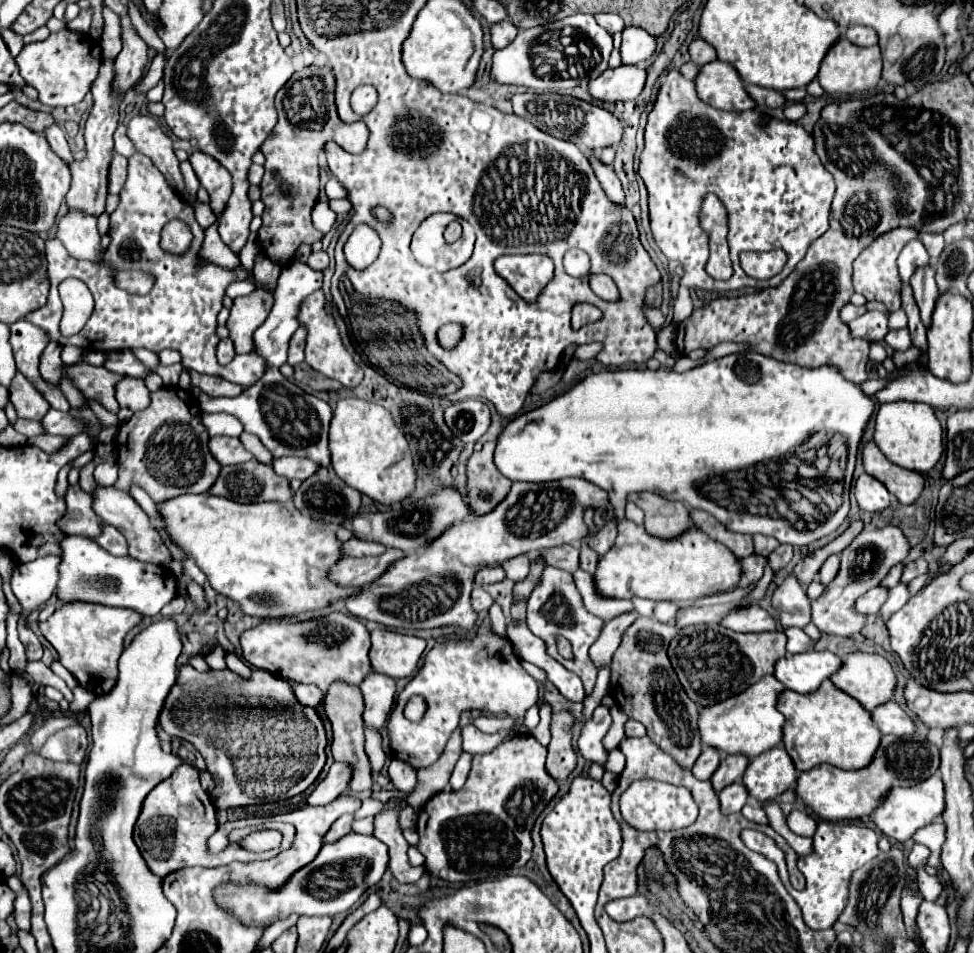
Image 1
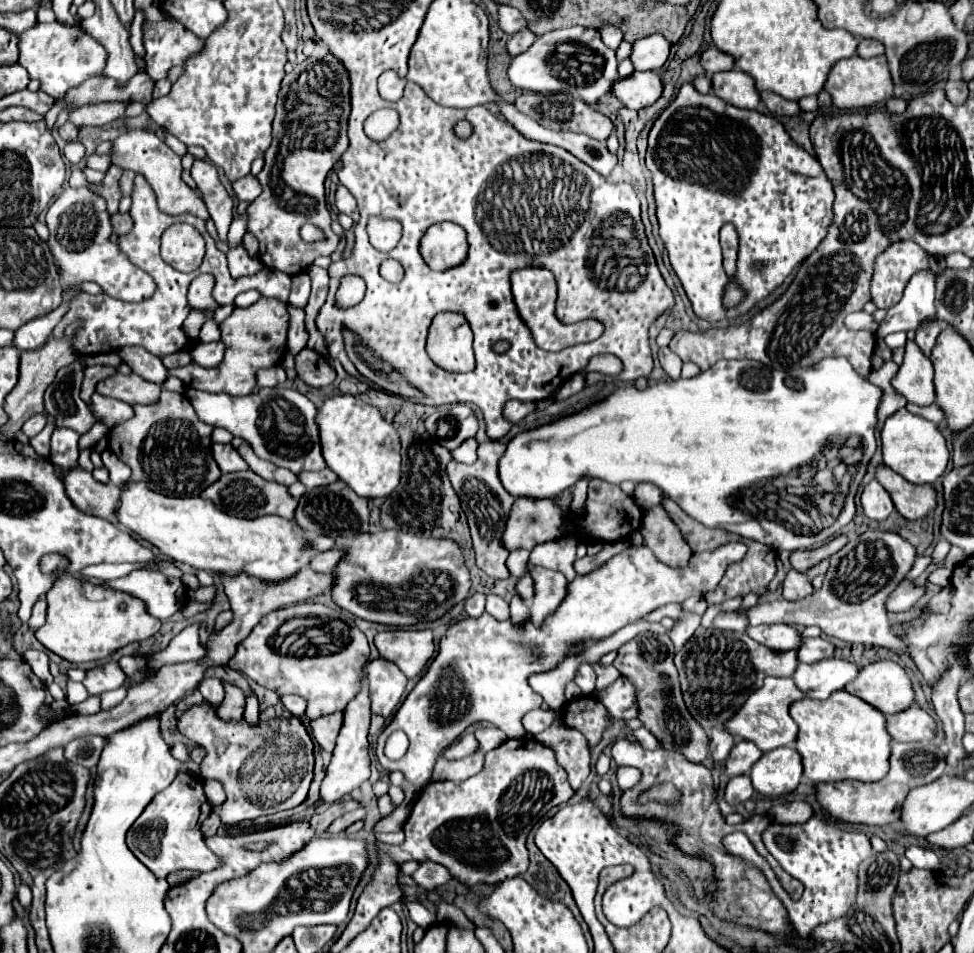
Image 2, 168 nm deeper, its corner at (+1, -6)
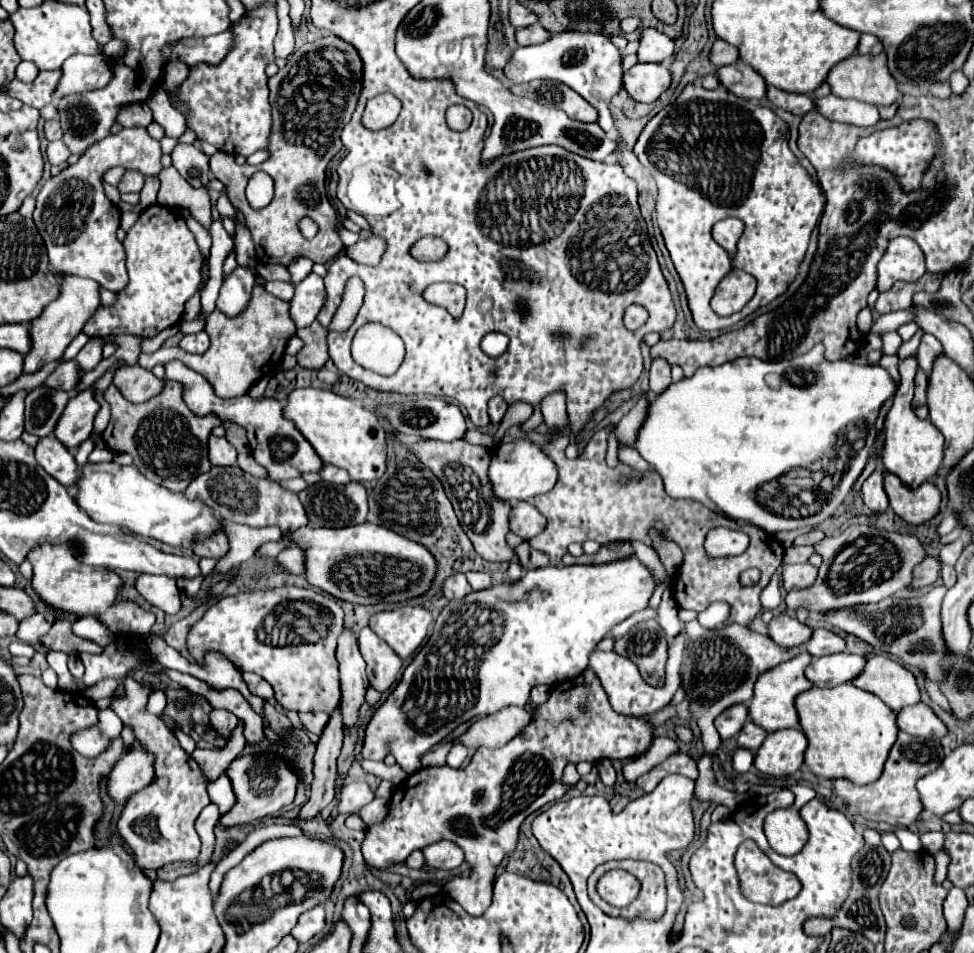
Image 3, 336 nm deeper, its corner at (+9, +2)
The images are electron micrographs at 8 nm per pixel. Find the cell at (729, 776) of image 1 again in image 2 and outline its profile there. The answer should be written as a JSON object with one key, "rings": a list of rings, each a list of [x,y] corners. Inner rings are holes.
{"rings":[[[738,741],[726,759],[728,777],[750,773],[750,767],[758,761],[758,757],[762,757],[762,751],[754,743]]]}

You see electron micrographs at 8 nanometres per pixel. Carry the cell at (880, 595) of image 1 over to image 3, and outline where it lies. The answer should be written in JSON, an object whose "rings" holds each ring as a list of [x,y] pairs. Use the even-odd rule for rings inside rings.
{"rings":[[[926,557],[922,563],[918,563],[918,567],[914,567],[914,583],[910,583],[910,587],[906,589],[924,589],[928,585],[932,585],[938,579],[938,571],[940,571],[940,561]]]}

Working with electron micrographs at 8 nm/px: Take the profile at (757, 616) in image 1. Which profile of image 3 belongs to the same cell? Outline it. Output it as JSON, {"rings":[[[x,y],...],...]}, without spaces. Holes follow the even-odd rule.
{"rings":[[[780,613],[774,615],[768,623],[768,635],[780,647],[800,647],[810,639],[812,629],[808,625],[802,625],[796,617]]]}

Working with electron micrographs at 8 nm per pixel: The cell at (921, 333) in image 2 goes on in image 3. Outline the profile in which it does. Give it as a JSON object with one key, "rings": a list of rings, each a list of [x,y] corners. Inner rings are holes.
{"rings":[[[924,333],[922,335],[922,341],[920,341],[920,347],[918,347],[918,353],[916,353],[916,359],[918,359],[918,365],[920,369],[930,375],[930,369],[932,369],[932,361],[942,353],[942,345],[938,339],[934,339],[934,335],[930,333]]]}

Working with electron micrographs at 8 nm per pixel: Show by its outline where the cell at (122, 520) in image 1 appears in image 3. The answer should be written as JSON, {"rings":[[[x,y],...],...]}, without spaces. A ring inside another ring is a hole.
{"rings":[[[52,435],[42,437],[36,445],[36,461],[64,487],[76,487],[80,479],[80,467],[74,455]]]}

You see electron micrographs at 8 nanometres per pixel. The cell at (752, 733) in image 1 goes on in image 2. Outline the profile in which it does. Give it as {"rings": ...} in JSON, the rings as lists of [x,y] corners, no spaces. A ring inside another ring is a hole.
{"rings":[[[766,677],[764,685],[758,691],[754,691],[748,697],[748,701],[740,707],[740,711],[734,715],[734,719],[730,719],[730,723],[726,723],[726,729],[734,731],[734,735],[740,739],[754,741],[762,751],[772,751],[776,747],[792,745],[798,735],[798,725],[790,717],[788,707],[792,705],[792,701],[798,701],[802,697],[804,697],[804,693],[796,687],[792,677],[786,677],[786,679]]]}

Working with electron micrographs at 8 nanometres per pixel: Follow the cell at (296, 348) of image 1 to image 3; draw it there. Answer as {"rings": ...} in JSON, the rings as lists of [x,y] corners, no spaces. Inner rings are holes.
{"rings":[[[266,281],[266,283],[264,283],[264,287],[266,287],[266,291],[268,291],[268,293],[272,293],[272,295],[276,295],[276,297],[284,299],[284,301],[292,301],[292,297],[294,297],[294,285],[292,285],[292,283]]]}

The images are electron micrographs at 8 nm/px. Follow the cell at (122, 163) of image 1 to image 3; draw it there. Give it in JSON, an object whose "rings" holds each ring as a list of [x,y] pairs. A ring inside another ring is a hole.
{"rings":[[[126,171],[122,181],[118,183],[120,193],[128,193],[128,191],[140,191],[144,187],[144,177],[136,171]]]}

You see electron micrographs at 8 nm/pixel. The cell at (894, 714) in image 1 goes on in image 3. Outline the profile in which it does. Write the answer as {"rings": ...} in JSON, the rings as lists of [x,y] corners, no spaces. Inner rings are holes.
{"rings":[[[922,701],[898,711],[896,723],[898,723],[900,731],[904,731],[908,735],[918,735],[918,737],[924,737],[924,739],[930,739],[930,737],[940,739],[942,735],[946,735],[944,723]]]}

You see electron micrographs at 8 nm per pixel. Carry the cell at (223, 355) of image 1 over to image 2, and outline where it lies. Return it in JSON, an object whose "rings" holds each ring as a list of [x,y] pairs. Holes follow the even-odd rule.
{"rings":[[[198,341],[192,347],[192,361],[202,367],[216,367],[222,361],[222,355],[224,355],[222,341],[214,341],[214,343]]]}

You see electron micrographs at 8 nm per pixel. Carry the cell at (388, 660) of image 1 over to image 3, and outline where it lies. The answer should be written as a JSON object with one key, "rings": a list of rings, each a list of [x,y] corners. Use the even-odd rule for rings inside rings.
{"rings":[[[402,605],[394,611],[376,613],[370,619],[370,629],[378,633],[400,659],[408,659],[426,639],[432,621],[434,617],[428,609]]]}

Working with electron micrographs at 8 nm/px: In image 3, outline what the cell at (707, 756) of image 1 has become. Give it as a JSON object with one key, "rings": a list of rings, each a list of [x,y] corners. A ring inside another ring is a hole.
{"rings":[[[734,705],[728,711],[724,711],[722,715],[718,715],[714,725],[716,725],[718,733],[720,733],[720,739],[726,741],[726,739],[734,737],[742,729],[744,721],[746,721],[746,707],[744,705]]]}

